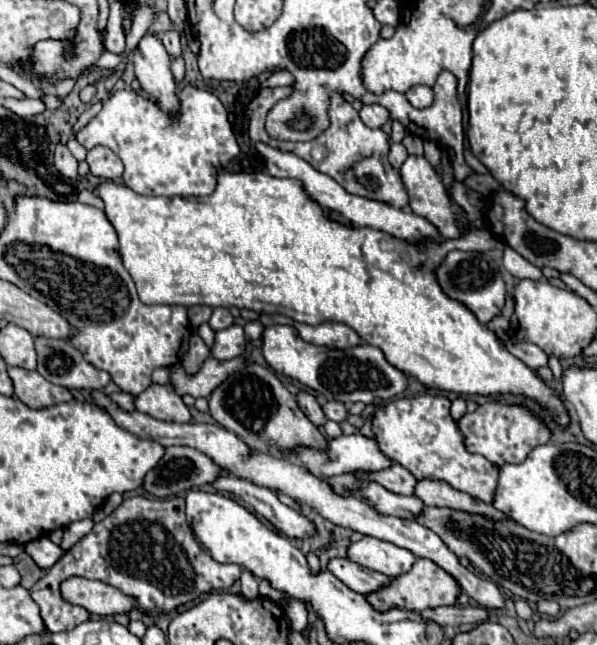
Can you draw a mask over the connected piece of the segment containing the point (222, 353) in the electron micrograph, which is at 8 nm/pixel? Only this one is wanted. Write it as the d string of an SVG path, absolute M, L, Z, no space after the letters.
M232 324L226 330L218 330L216 344L210 352L214 358L220 358L220 360L230 360L230 358L242 356L246 352L246 340L244 340L242 326Z

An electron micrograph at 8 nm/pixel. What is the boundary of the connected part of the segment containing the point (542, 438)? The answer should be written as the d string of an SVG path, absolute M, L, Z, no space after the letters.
M488 402L476 408L476 412L466 414L458 422L458 426L466 436L466 448L474 454L482 454L496 466L502 466L506 462L524 462L532 448L536 448L538 444L546 444L550 440L550 432L532 412L524 410L522 406L506 406L500 402Z

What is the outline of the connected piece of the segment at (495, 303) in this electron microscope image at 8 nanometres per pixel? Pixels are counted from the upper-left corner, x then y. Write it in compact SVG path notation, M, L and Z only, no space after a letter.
M454 250L438 266L436 276L438 276L438 282L440 282L442 290L450 298L454 298L454 300L462 302L464 306L468 306L482 324L488 324L492 318L500 316L500 312L504 308L504 302L506 302L508 288L504 284L504 278L500 274L498 264L490 256L480 254L480 252L474 254L474 252Z

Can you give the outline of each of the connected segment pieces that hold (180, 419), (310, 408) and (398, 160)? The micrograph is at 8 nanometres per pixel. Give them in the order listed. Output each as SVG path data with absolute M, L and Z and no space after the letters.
M152 384L148 390L144 390L142 394L136 396L134 404L140 412L150 414L158 420L172 420L178 424L192 422L190 410L186 408L182 398L174 392L174 388L170 384L166 384L166 386Z
M300 392L300 394L296 394L296 402L298 402L300 410L308 416L308 420L310 420L314 426L322 426L322 424L326 422L322 408L320 408L320 404L316 402L316 398L314 398L312 394Z
M392 144L392 148L390 148L390 156L388 156L390 164L392 164L394 168L400 168L400 166L404 164L406 158L408 158L408 150L404 148L404 144Z

